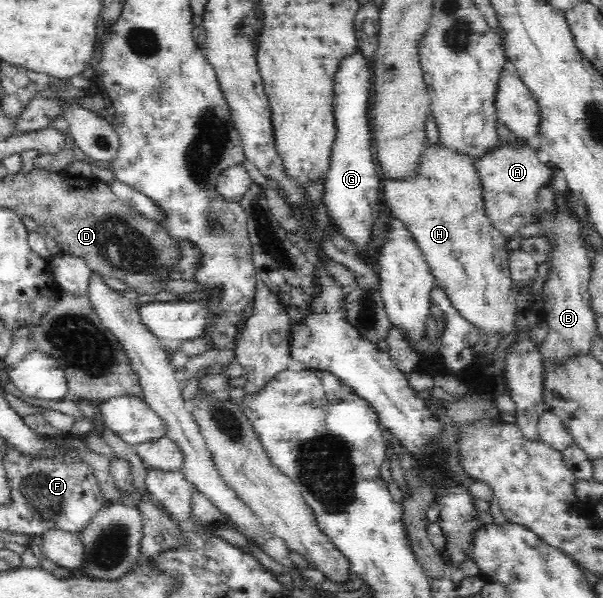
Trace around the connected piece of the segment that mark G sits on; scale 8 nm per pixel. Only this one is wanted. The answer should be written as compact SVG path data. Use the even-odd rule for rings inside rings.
M356 54L344 58L335 74L333 84L333 117L336 126L336 138L331 146L331 155L327 174L324 176L325 189L322 202L336 232L344 235L364 256L370 241L374 220L378 217L380 179L374 164L374 146L370 136L371 123L368 120L368 100L372 86L372 70L364 57Z

